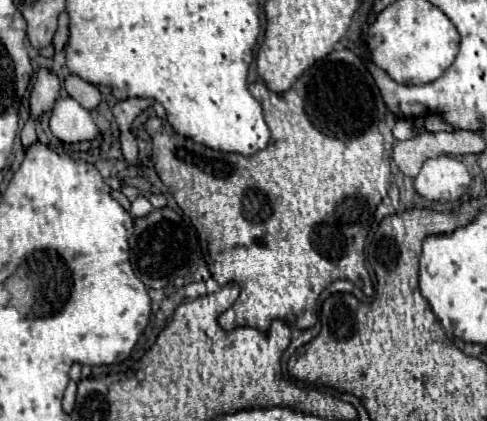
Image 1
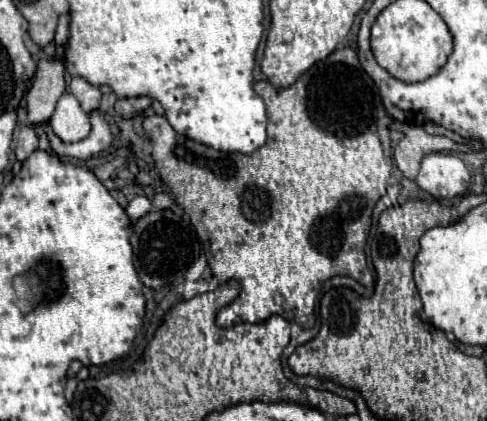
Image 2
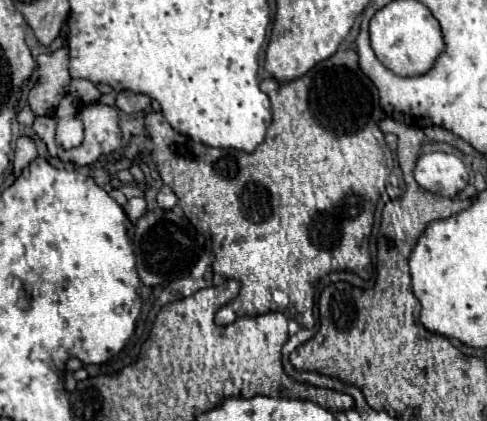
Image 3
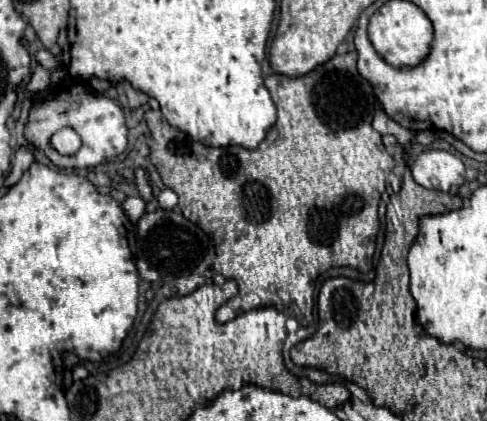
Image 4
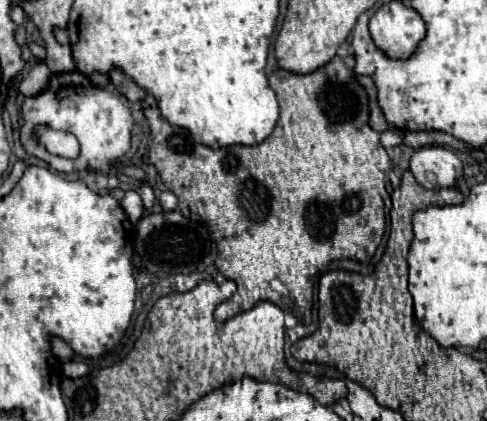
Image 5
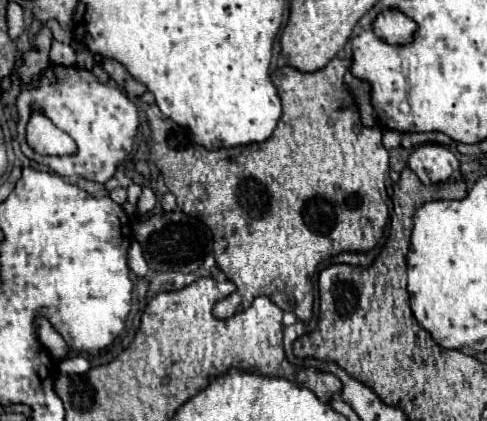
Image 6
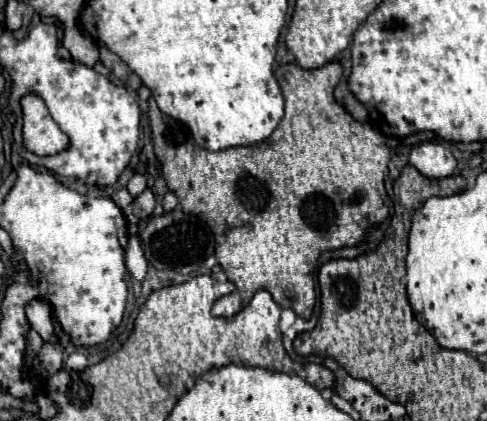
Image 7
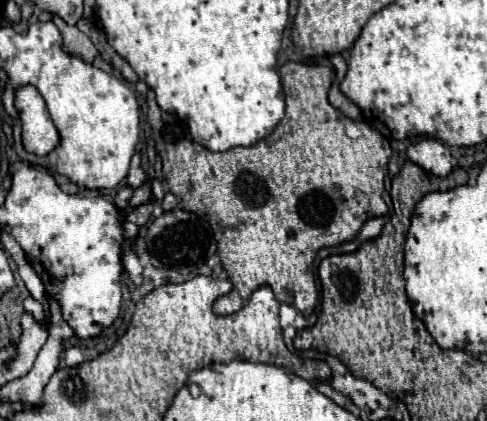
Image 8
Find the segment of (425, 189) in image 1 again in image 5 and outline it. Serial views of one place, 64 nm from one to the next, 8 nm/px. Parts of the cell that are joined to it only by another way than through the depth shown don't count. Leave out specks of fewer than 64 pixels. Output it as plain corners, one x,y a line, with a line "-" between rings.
424,146
410,160
410,172
424,188
452,188
462,176
462,160
442,146

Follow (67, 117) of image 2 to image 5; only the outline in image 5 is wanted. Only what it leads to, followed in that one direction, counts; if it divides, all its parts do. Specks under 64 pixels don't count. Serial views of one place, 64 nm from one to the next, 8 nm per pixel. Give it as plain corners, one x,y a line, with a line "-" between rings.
38,128
38,138
46,146
48,152
64,158
76,158
78,156
78,140
70,132
62,130
50,130
50,128

